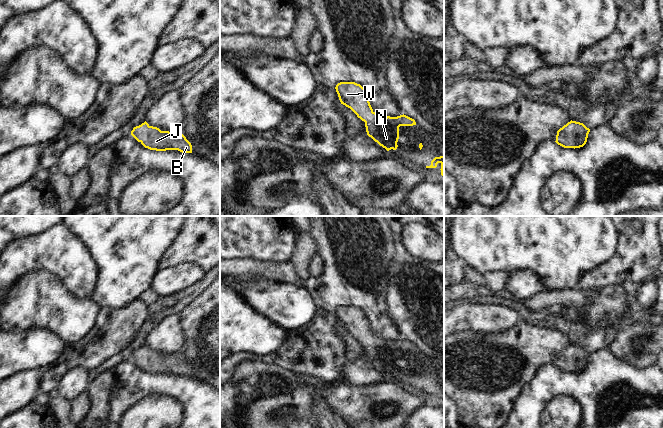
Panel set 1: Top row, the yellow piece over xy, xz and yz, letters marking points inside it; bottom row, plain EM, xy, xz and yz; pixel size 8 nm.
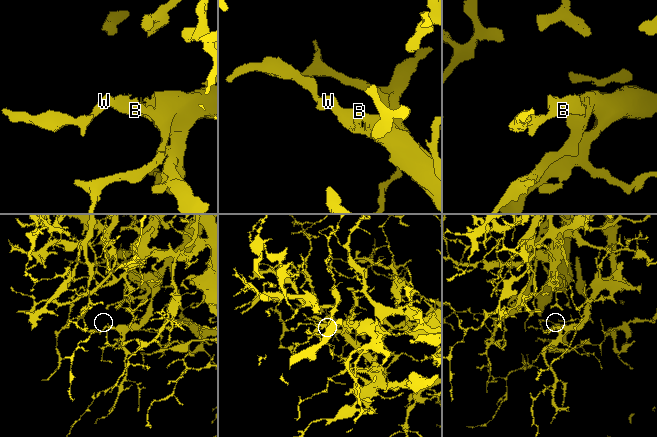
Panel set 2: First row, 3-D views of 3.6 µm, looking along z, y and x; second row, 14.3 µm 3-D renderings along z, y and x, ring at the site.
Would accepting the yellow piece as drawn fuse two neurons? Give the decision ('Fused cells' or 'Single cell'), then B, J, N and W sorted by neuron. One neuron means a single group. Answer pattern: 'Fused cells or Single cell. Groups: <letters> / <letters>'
Single cell. Groups: B J N W

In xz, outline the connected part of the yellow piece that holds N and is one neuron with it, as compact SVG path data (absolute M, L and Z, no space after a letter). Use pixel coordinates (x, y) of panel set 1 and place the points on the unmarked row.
M340 306L335 313L341 328L350 332L358 342L365 346L367 359L387 375L397 373L400 350L416 349L414 343L404 338L397 341L386 341L375 337L365 313L360 308Z

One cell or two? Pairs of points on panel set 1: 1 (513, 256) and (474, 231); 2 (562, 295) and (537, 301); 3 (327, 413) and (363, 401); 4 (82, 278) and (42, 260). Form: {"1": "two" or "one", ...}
{"1": "one", "2": "one", "3": "two", "4": "one"}

